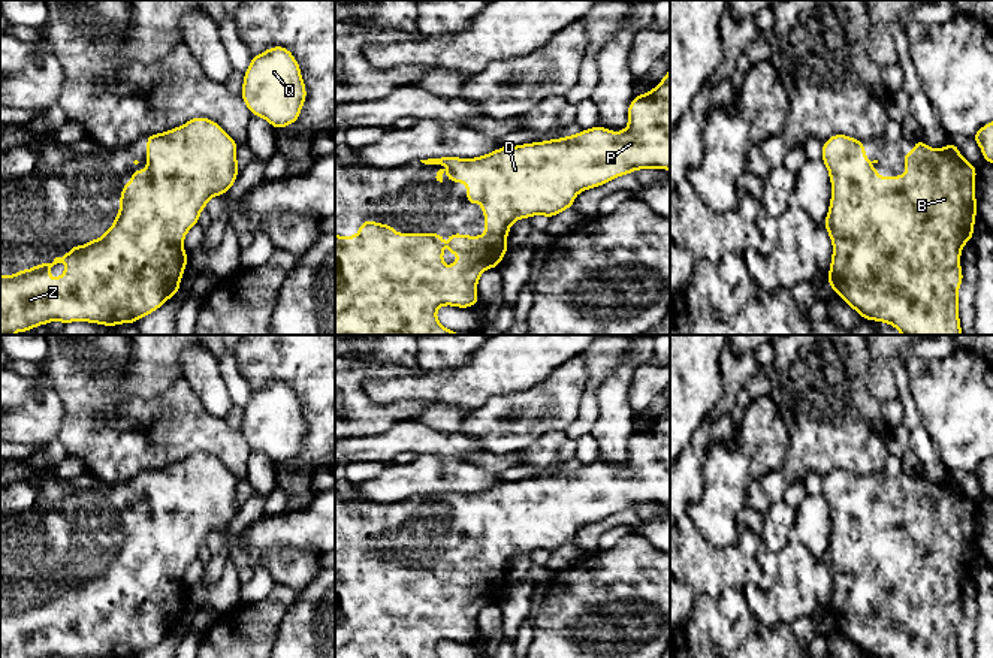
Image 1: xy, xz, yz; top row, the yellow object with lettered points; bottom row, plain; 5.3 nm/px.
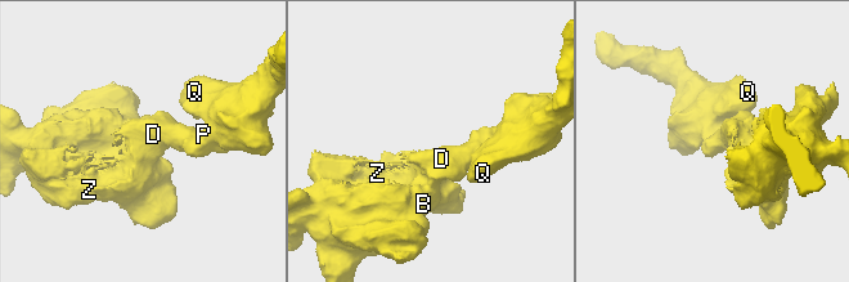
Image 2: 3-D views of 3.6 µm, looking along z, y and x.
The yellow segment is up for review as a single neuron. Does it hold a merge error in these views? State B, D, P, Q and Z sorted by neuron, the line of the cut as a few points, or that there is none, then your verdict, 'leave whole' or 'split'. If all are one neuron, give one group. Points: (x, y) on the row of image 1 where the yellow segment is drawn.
B D P Q Z | no cut | leave whole

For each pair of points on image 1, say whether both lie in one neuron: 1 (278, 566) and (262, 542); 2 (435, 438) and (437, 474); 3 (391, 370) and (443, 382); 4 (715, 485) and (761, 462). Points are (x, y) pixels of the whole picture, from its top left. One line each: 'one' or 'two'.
1: two
2: two
3: two
4: two

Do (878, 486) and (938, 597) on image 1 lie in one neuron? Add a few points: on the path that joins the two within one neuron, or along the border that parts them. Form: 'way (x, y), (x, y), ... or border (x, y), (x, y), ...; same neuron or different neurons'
way (878, 513), (881, 533), (911, 570); same neuron

